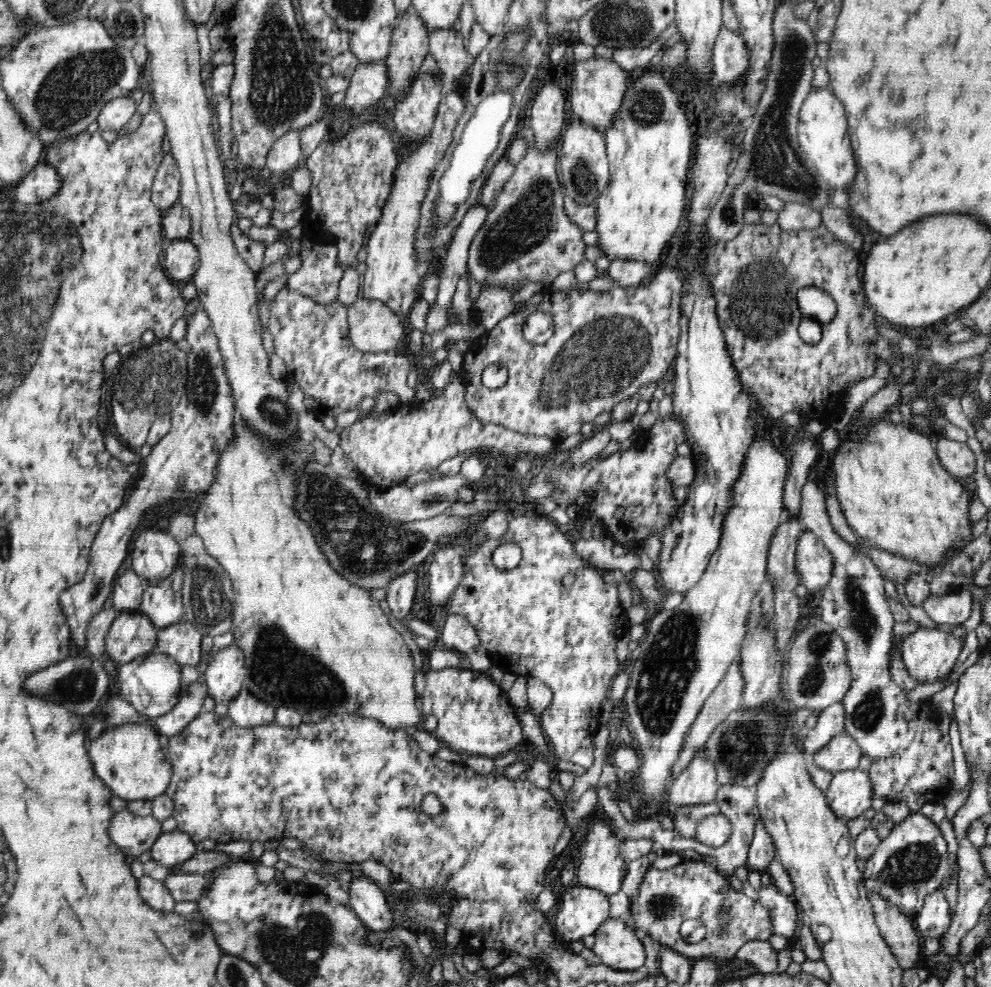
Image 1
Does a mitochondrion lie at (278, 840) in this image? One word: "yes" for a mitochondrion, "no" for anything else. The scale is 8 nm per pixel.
no

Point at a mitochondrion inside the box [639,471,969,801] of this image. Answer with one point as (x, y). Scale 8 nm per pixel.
(741, 748)

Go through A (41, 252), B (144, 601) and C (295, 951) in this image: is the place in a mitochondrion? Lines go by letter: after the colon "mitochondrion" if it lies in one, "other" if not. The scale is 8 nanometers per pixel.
A: mitochondrion
B: other
C: mitochondrion

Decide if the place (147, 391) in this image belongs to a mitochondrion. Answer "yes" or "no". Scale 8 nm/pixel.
yes

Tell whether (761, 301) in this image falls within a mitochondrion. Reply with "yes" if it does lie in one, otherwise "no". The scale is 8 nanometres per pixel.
yes

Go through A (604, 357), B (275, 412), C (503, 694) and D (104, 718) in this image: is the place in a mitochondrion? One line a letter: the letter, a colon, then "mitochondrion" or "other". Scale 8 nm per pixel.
A: mitochondrion
B: mitochondrion
C: other
D: mitochondrion

